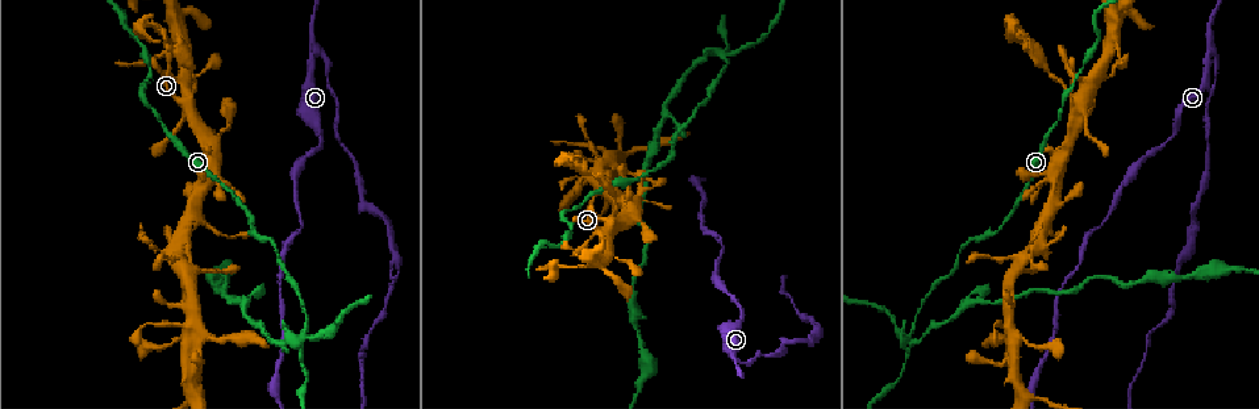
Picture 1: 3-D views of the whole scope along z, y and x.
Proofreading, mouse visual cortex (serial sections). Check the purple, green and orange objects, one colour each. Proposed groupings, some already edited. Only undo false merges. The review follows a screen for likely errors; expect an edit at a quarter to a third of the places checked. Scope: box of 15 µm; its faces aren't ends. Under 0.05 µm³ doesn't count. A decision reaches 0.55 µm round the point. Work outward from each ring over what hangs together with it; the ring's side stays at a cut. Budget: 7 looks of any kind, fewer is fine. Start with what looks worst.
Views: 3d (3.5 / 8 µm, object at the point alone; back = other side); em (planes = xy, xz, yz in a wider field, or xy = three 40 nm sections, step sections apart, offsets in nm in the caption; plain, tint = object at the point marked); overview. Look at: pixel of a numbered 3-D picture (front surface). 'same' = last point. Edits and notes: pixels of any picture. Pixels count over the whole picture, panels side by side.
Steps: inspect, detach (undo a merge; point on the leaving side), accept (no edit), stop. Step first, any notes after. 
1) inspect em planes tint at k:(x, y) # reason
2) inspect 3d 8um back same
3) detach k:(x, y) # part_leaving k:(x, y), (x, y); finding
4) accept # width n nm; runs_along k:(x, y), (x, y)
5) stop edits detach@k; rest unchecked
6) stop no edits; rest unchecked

inspect 3d 8um back at 1:(906, 339) # four arms meet

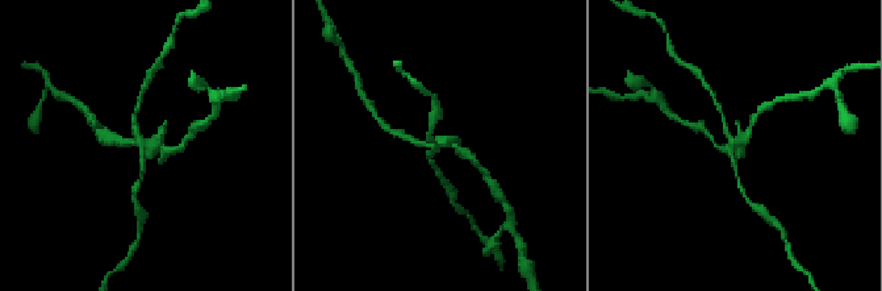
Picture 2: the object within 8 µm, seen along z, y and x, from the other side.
inspect em xy step 5 tint at 2:(142, 142) # shape alone is not enough

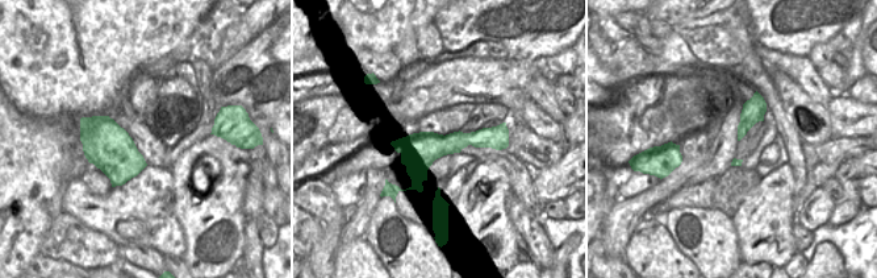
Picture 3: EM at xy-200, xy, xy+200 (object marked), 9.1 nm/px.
detach 2:(111, 141) # part_leaving 2:(442, 142), (458, 149), (476, 166); a second cell is stuck on

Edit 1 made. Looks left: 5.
inspect overview # redraw

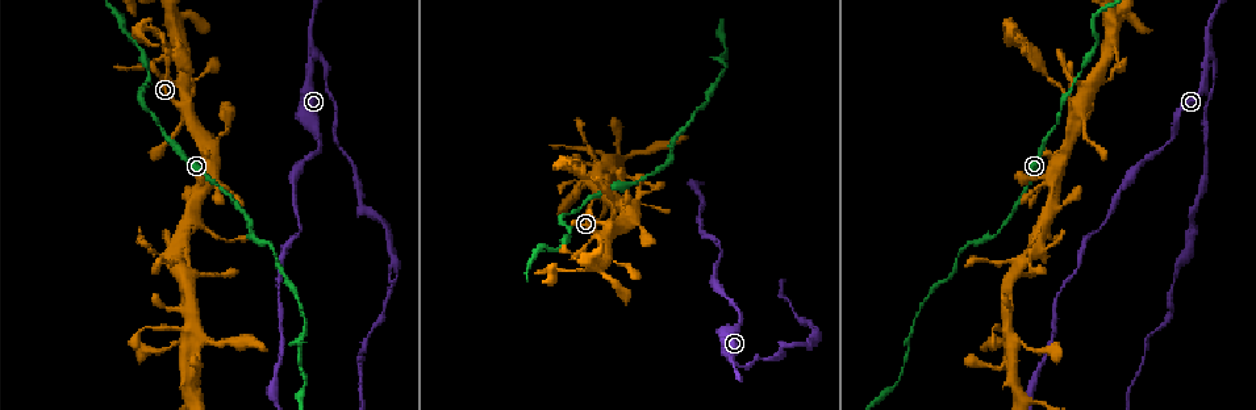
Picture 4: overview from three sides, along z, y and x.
inspect 3d 8um at 4:(314, 59) # two arms in line, one across

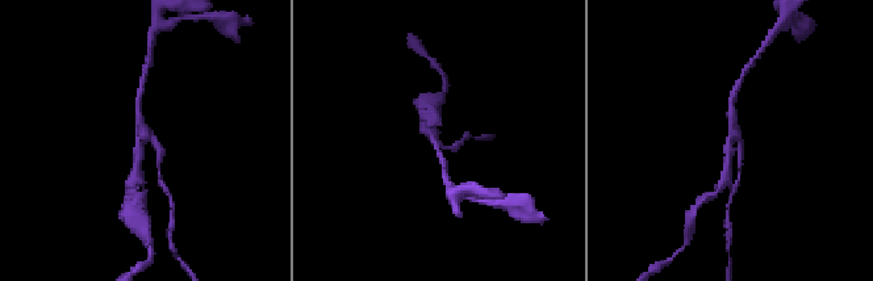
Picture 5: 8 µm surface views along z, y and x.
inspect 3d 3.5um at 5:(139, 139) # closer look

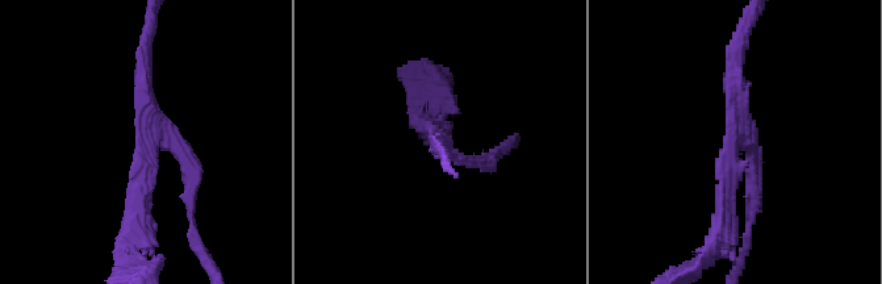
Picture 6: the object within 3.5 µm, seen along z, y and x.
inspect em xy step 1 tint at 6:(148, 142) # arms 3; arm_widths 200, 200, 200 nm

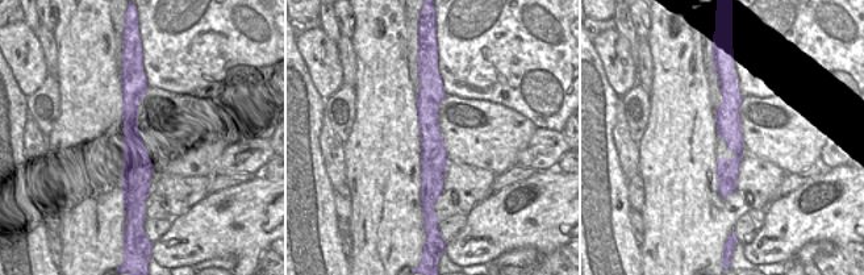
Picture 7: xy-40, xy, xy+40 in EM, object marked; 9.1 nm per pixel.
detach 6:(749, 188) # part_leaving 6:(751, 149), (751, 230), (740, 258); two cells meet here

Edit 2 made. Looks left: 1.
stop edits detach@2, detach@6; rest unchecked

